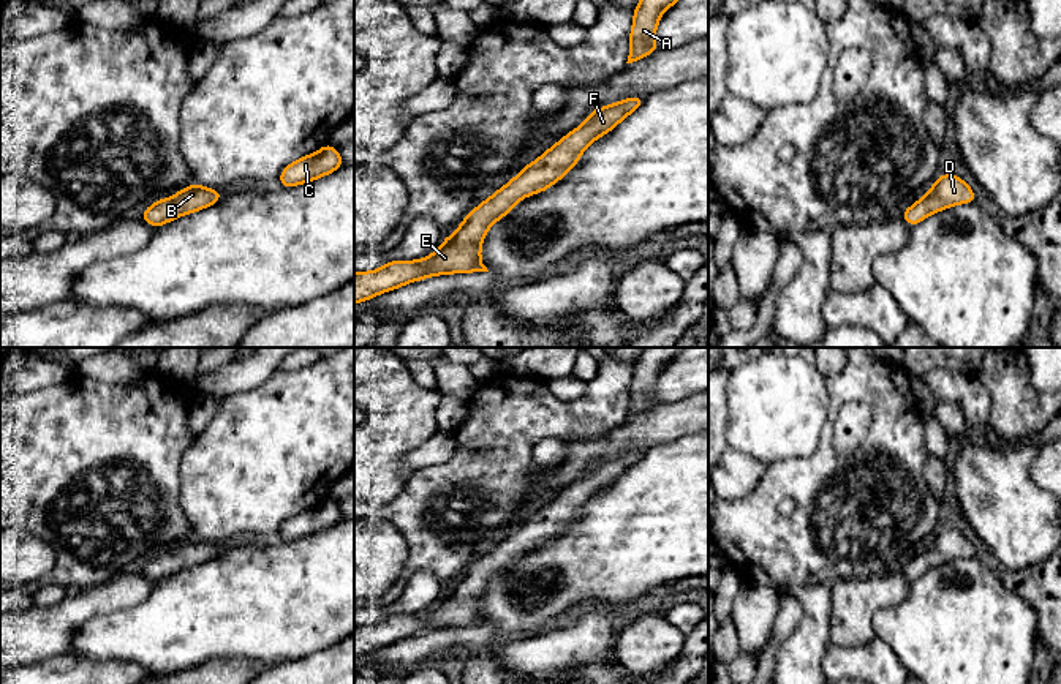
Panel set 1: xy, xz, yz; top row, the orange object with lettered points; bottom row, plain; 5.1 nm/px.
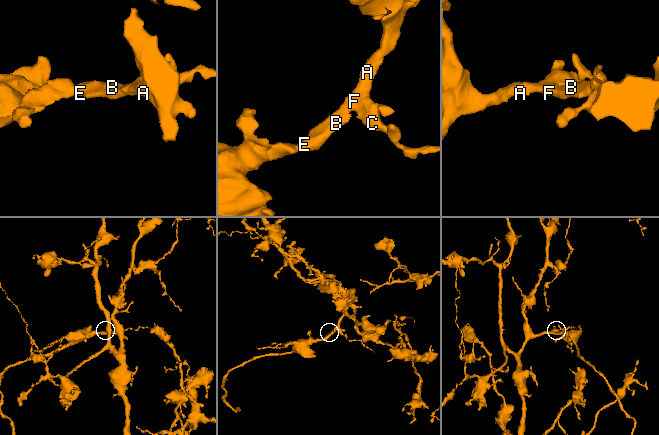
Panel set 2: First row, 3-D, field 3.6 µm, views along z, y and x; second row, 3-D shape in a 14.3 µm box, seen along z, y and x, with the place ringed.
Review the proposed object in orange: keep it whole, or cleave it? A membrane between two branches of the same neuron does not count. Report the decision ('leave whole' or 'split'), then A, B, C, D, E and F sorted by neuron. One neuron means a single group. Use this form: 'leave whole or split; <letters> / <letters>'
leave whole; A B C D E F

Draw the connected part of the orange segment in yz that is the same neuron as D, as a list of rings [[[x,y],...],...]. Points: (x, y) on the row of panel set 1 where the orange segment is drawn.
[[[942,174],[935,185],[914,205],[903,210],[901,218],[916,226],[927,216],[957,204],[974,204],[976,193],[958,175]]]

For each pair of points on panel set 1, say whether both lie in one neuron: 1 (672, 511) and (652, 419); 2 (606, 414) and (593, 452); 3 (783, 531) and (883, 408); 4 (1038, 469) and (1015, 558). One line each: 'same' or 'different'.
1: different
2: different
3: same
4: different

